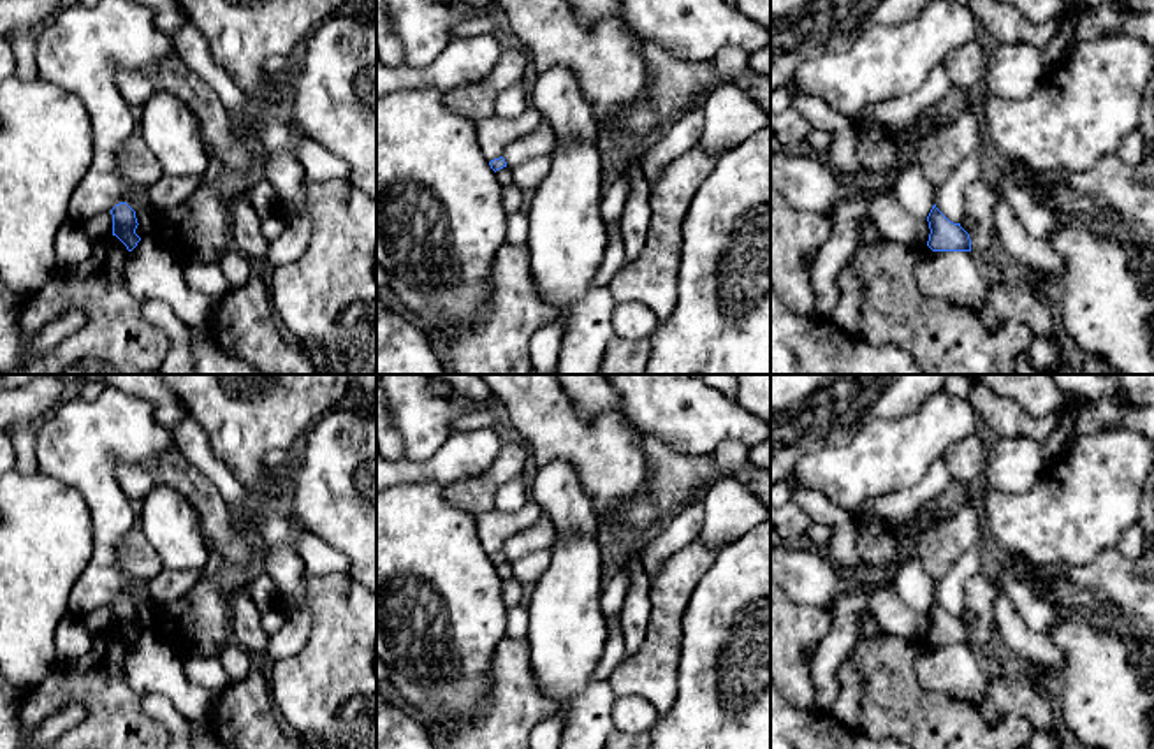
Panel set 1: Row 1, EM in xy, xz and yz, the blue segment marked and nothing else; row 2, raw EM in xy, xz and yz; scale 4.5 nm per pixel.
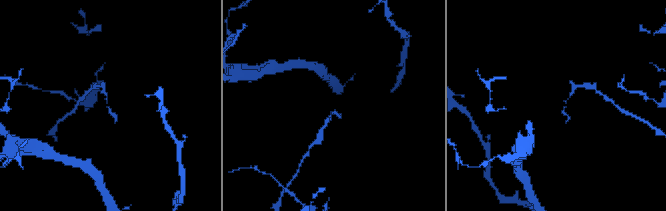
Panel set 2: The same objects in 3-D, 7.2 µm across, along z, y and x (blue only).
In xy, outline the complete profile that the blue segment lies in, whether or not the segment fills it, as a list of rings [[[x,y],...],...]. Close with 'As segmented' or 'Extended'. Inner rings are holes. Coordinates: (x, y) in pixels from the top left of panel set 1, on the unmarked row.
[[[120,596],[111,603],[113,608],[113,629],[116,629],[128,645],[132,645],[141,631],[135,628],[137,612],[135,605],[127,598]]]. As segmented

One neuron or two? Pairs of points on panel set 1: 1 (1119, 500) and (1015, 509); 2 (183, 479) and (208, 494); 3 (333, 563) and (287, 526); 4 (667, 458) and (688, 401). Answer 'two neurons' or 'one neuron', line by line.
1: one neuron
2: one neuron
3: one neuron
4: two neurons

